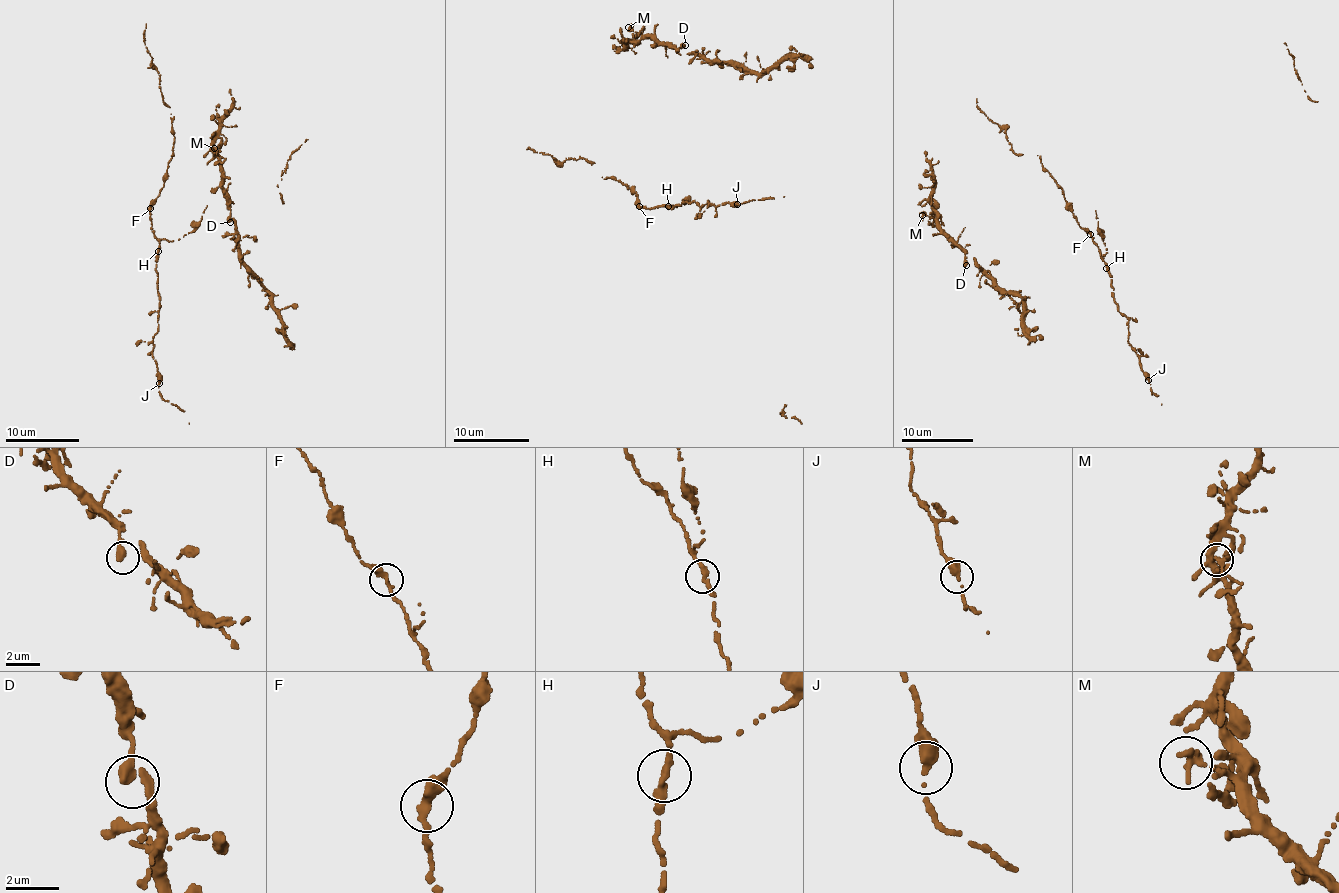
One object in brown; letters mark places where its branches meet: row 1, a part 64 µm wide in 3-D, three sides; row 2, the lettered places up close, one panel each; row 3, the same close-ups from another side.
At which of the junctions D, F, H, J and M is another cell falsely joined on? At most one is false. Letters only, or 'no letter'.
no letter

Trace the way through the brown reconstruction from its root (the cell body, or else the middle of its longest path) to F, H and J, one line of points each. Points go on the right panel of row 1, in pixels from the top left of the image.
F: (1073, 209), (1080, 227), (1091, 234)
H: (1073, 209), (1080, 227), (1084, 228), (1097, 245), (1106, 268)
J: (1073, 209), (1080, 227), (1100, 250), (1111, 279), (1112, 297), (1116, 310), (1128, 320), (1130, 345), (1148, 380)

